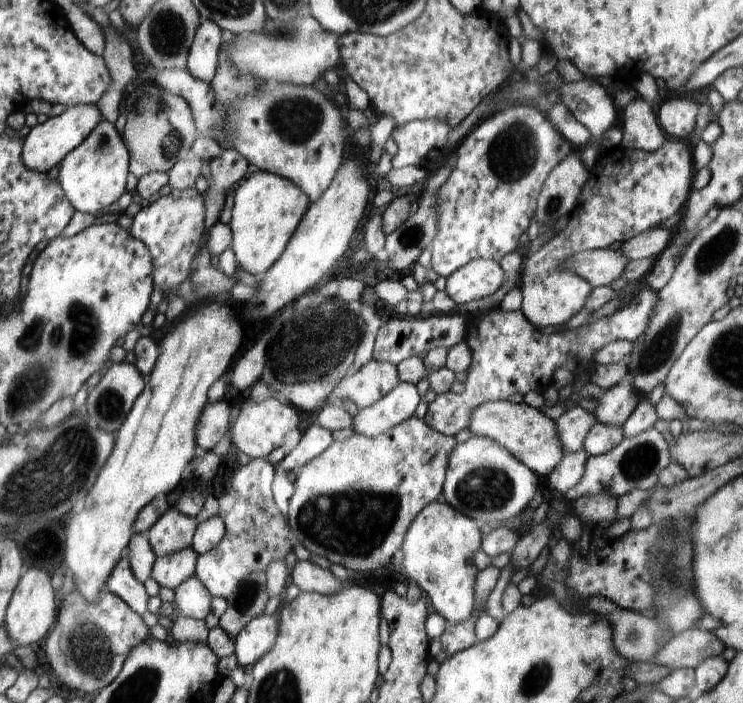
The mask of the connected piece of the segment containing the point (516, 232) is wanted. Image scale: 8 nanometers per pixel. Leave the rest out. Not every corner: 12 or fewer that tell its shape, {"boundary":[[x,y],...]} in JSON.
{"boundary":[[528,102],[480,121],[435,194],[431,267],[516,252],[572,150]]}

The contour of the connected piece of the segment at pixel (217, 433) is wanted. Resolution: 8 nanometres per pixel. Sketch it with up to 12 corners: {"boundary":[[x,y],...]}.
{"boundary":[[208,402],[200,448],[212,448],[230,430],[230,406]]}

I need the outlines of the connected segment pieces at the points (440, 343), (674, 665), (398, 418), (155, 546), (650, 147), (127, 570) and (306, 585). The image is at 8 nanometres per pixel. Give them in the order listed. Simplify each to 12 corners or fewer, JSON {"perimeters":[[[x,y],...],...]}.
{"perimeters":[[[455,312],[396,314],[379,328],[373,359],[395,367],[466,338]],[[712,631],[675,634],[654,663],[695,669],[726,646]],[[400,381],[359,409],[355,433],[376,438],[413,416],[416,385]],[[169,509],[146,537],[155,556],[194,544],[198,519]],[[651,103],[624,107],[621,145],[656,152],[666,142]],[[126,556],[106,582],[138,614],[148,610],[149,596]],[[298,560],[292,582],[300,591],[334,594],[344,584],[330,569]]]}

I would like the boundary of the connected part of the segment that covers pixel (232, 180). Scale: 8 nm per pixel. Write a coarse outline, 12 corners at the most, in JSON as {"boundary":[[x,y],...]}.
{"boundary":[[234,148],[210,160],[208,228],[250,163]]}

